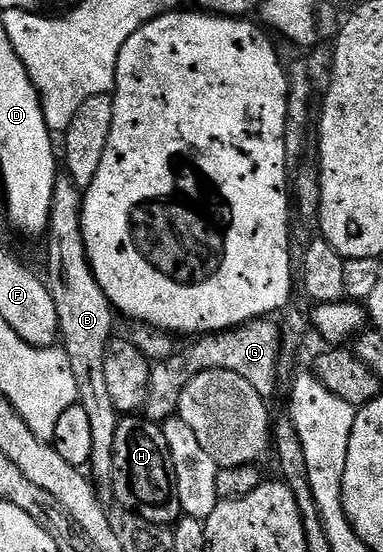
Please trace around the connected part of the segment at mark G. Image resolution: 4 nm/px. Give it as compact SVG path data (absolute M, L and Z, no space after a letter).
M261 318L259 320L249 320L247 324L242 324L238 328L229 328L227 332L218 332L215 334L204 334L199 337L188 349L177 351L166 360L152 364L152 373L150 374L150 386L148 387L148 397L144 403L142 412L147 419L153 422L163 422L173 419L180 410L180 395L187 384L194 379L200 372L212 370L230 370L234 374L242 374L254 390L265 398L271 398L276 392L276 379L280 376L280 340L282 344L282 328L279 323L275 324L275 319Z

